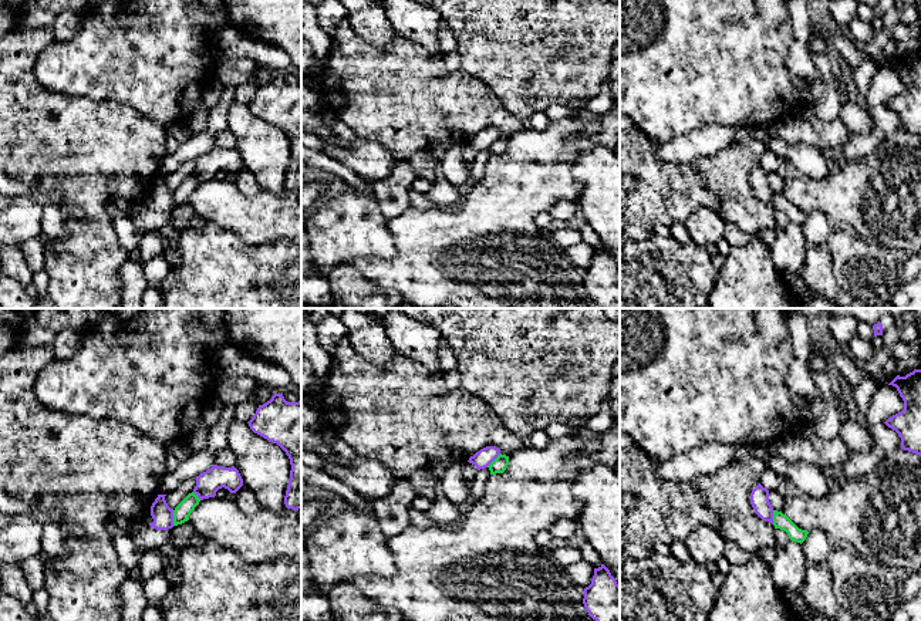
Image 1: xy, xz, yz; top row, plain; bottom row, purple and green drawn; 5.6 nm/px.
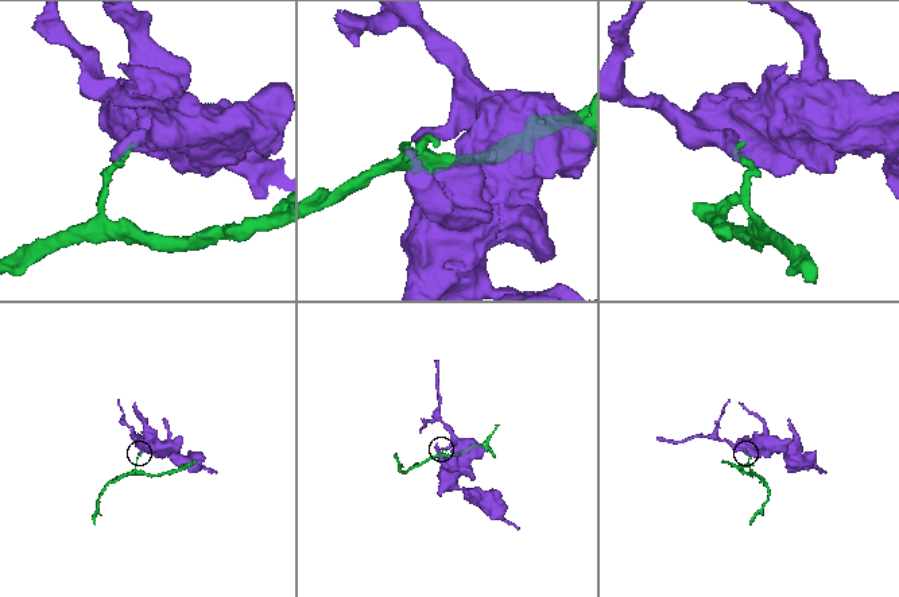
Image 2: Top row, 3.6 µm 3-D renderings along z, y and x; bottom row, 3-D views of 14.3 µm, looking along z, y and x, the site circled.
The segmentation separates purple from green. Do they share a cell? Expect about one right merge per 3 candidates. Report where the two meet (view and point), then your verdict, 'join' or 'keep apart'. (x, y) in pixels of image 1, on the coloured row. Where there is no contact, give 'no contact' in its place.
xy (172, 517) | keep apart

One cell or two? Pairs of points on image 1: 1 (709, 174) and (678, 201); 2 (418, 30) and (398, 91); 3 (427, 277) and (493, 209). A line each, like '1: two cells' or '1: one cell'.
1: two cells
2: two cells
3: one cell

